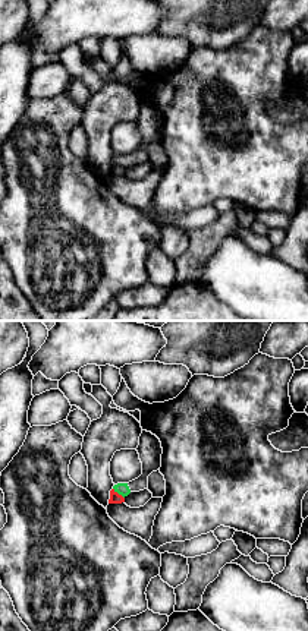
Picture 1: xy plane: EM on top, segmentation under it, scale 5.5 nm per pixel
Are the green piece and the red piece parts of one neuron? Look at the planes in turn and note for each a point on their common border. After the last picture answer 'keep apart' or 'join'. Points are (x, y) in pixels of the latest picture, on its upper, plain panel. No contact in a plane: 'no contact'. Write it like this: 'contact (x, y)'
contact (119, 166)

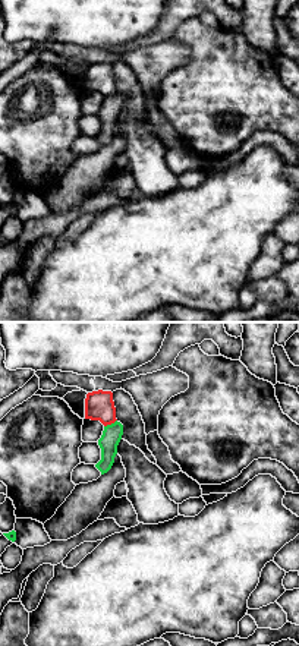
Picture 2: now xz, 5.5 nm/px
contact (112, 95)

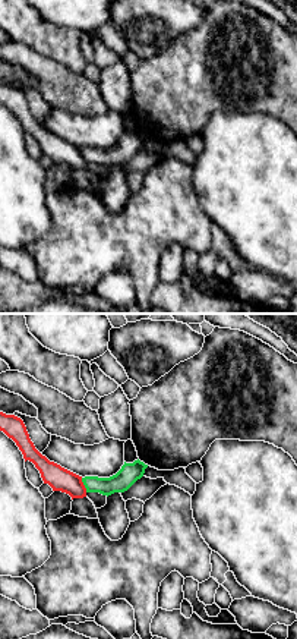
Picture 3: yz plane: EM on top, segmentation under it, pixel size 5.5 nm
contact (84, 156)

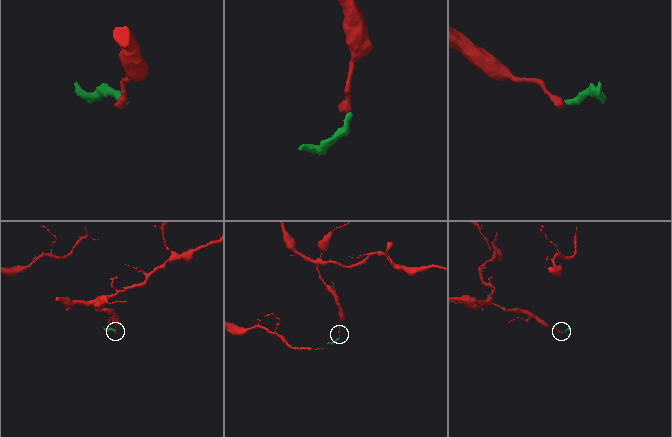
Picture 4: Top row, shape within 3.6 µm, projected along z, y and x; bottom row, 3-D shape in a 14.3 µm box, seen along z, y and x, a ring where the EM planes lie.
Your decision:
keep apart

